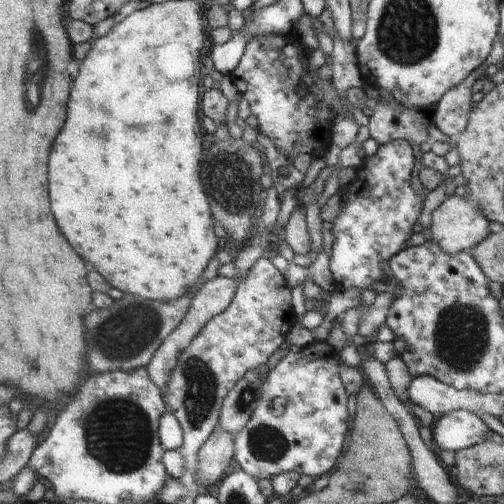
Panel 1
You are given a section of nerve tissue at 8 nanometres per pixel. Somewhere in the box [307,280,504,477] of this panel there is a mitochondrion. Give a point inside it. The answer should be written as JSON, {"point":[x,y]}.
{"point":[462,335]}

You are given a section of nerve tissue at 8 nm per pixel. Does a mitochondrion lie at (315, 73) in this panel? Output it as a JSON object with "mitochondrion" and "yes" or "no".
{"mitochondrion":"no"}

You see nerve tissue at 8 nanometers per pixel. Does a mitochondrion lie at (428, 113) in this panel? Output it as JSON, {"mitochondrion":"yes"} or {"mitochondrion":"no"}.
{"mitochondrion":"no"}

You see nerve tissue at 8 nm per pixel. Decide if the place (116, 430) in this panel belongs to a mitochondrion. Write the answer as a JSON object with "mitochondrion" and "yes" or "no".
{"mitochondrion":"yes"}

